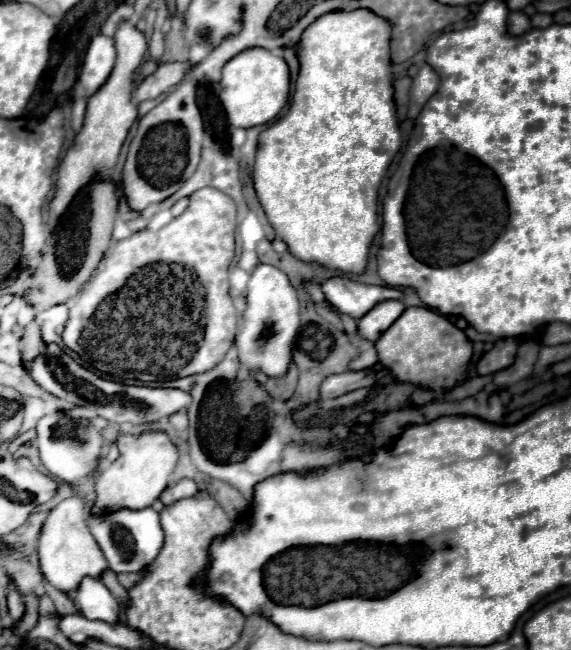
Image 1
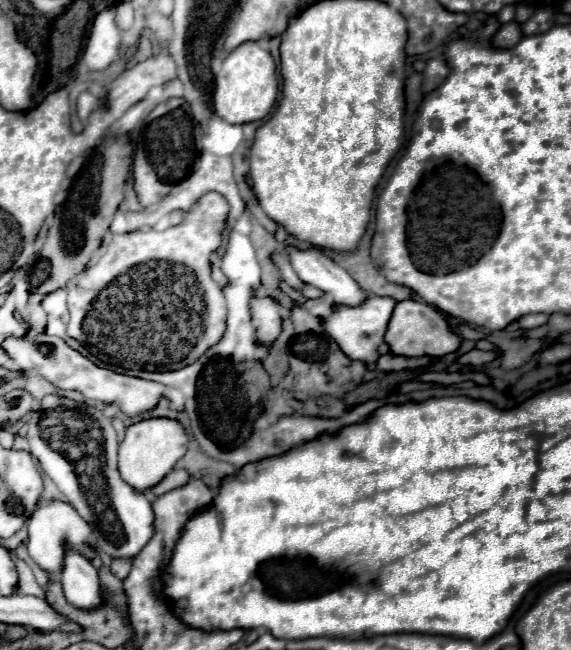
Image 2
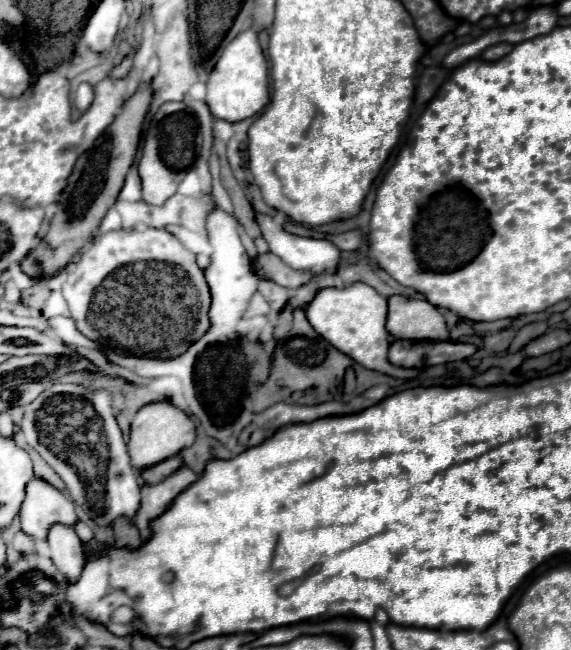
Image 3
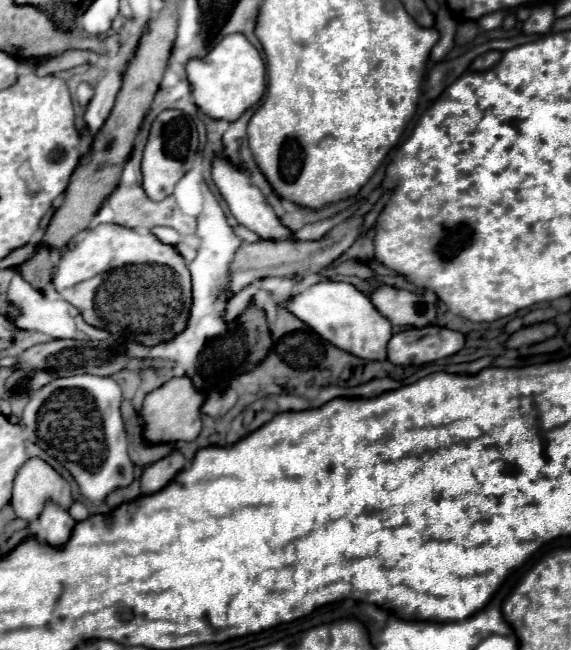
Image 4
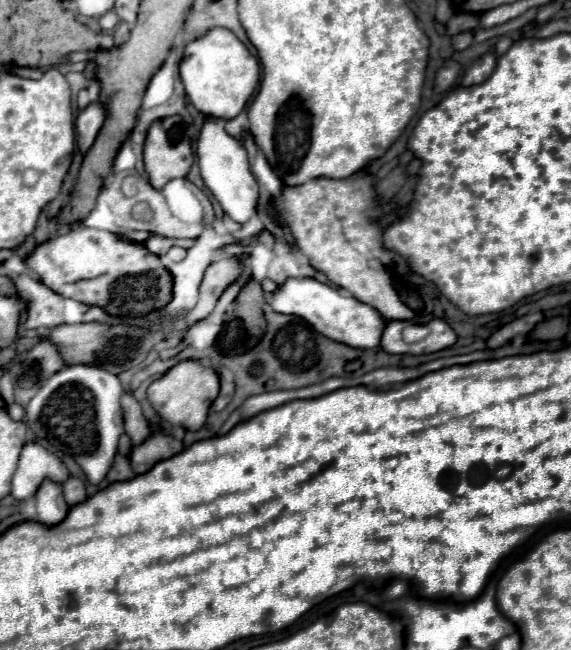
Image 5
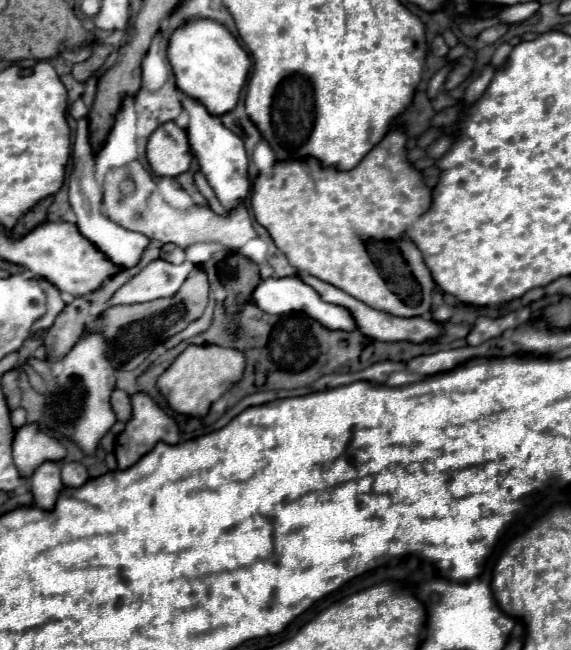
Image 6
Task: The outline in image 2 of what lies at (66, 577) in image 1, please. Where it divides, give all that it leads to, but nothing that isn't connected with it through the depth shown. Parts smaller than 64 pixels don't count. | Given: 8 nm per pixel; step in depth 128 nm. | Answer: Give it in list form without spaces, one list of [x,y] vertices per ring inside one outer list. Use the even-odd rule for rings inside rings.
[[[40,502],[36,512],[30,516],[28,522],[28,552],[30,558],[44,570],[48,576],[54,576],[64,566],[64,548],[72,548],[80,552],[84,558],[92,560],[98,556],[96,548],[90,544],[92,528],[80,518],[80,514],[68,502]]]

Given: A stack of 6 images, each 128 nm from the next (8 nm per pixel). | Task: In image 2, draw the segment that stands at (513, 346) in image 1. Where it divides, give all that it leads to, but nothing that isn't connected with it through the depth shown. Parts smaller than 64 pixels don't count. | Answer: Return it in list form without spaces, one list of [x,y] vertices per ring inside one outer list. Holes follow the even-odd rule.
[[[472,350],[472,352],[468,352],[468,354],[464,354],[462,358],[460,358],[460,362],[464,364],[464,366],[484,366],[484,364],[488,364],[488,362],[492,362],[494,358],[498,358],[500,356],[500,352],[482,352],[482,350]]]

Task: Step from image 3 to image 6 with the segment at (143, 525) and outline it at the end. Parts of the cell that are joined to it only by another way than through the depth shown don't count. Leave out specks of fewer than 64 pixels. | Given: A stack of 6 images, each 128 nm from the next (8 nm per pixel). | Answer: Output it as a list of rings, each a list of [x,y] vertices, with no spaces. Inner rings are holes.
[[[134,394],[132,396],[132,412],[134,418],[126,424],[126,430],[118,436],[118,448],[116,448],[116,460],[118,460],[118,468],[126,470],[132,464],[136,464],[140,460],[140,456],[148,454],[158,442],[166,442],[166,444],[178,444],[180,442],[180,432],[176,428],[176,422],[148,396],[148,394]]]

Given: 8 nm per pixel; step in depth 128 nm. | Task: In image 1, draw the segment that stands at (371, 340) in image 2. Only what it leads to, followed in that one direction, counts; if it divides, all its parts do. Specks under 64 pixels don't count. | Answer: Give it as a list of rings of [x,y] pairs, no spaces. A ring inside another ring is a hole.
[[[400,300],[380,302],[366,316],[362,316],[358,320],[358,334],[376,342],[382,336],[382,332],[386,332],[400,318],[400,314],[404,310],[406,310],[406,306]]]

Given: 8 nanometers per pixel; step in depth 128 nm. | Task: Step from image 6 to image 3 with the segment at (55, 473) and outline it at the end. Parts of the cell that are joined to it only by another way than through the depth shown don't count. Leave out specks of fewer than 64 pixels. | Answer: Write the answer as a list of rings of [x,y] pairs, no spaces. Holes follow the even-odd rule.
[[[54,524],[48,534],[48,544],[52,550],[52,562],[56,564],[60,576],[68,584],[72,584],[72,580],[78,580],[84,564],[88,562],[88,556],[74,528]]]

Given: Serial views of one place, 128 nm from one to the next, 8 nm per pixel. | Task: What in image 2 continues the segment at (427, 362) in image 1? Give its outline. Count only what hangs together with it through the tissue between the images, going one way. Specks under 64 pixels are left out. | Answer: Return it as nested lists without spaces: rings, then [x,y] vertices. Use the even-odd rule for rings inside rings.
[[[402,300],[396,304],[394,314],[390,318],[384,342],[388,344],[390,352],[396,356],[432,356],[442,358],[450,352],[456,352],[460,348],[460,336],[452,332],[450,324],[446,322],[444,314],[438,318],[438,310],[428,306],[426,302],[416,300]]]

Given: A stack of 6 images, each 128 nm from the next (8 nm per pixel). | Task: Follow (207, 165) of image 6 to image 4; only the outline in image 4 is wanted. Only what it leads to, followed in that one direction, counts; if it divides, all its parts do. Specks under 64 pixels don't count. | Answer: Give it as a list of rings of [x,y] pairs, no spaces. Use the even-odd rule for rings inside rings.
[[[216,158],[214,160],[214,166],[212,166],[212,178],[214,178],[216,186],[220,188],[220,194],[228,202],[228,208],[230,208],[232,216],[242,226],[246,226],[248,230],[256,232],[262,240],[276,240],[276,242],[280,242],[280,240],[296,240],[294,238],[294,232],[290,228],[286,228],[286,226],[280,224],[278,216],[274,214],[272,206],[266,202],[266,198],[262,196],[262,192],[254,184],[250,184],[250,180],[246,178],[246,174],[240,172],[230,160]]]

